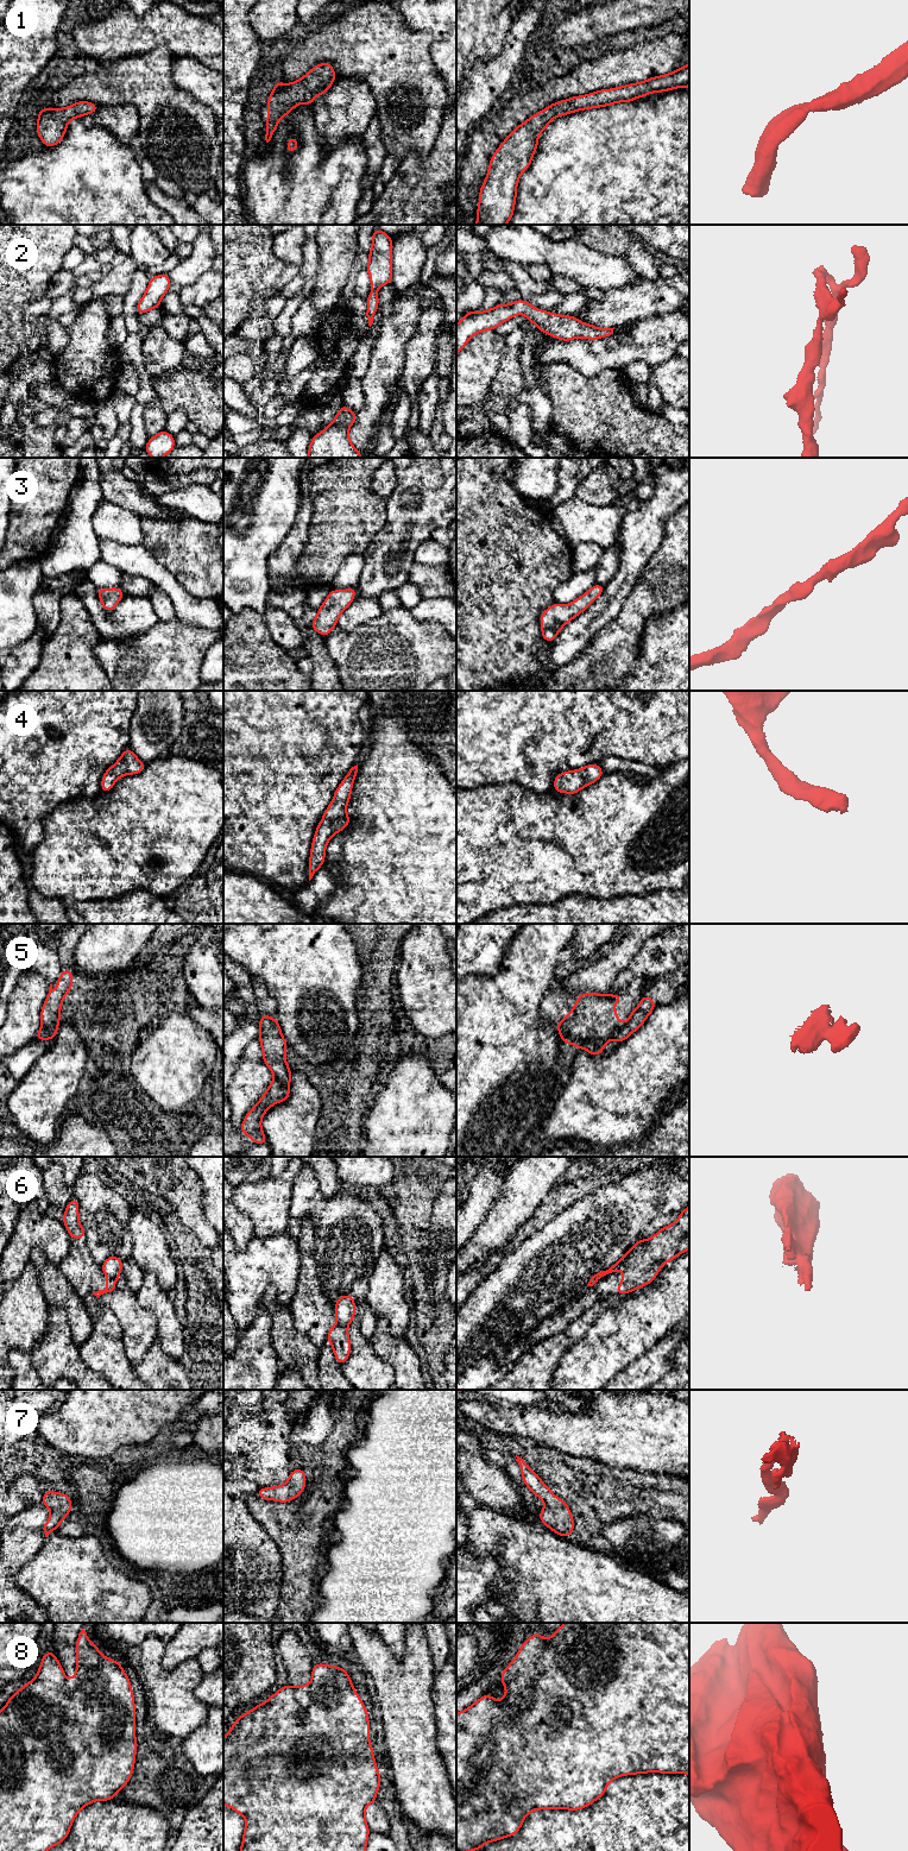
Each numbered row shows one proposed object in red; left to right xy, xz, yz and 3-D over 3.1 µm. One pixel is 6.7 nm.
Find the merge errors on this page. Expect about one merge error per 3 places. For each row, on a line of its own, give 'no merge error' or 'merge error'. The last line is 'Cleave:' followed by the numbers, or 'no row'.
1: no merge error
2: no merge error
3: no merge error
4: no merge error
5: merge error
6: merge error
7: no merge error
8: merge error
Cleave: 5, 6, 8

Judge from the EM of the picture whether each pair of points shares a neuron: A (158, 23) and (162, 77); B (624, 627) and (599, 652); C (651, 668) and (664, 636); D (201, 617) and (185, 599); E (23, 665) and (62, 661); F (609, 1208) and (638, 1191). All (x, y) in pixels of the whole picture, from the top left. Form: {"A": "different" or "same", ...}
{"A": "different", "B": "same", "C": "same", "D": "same", "E": "different", "F": "same"}

